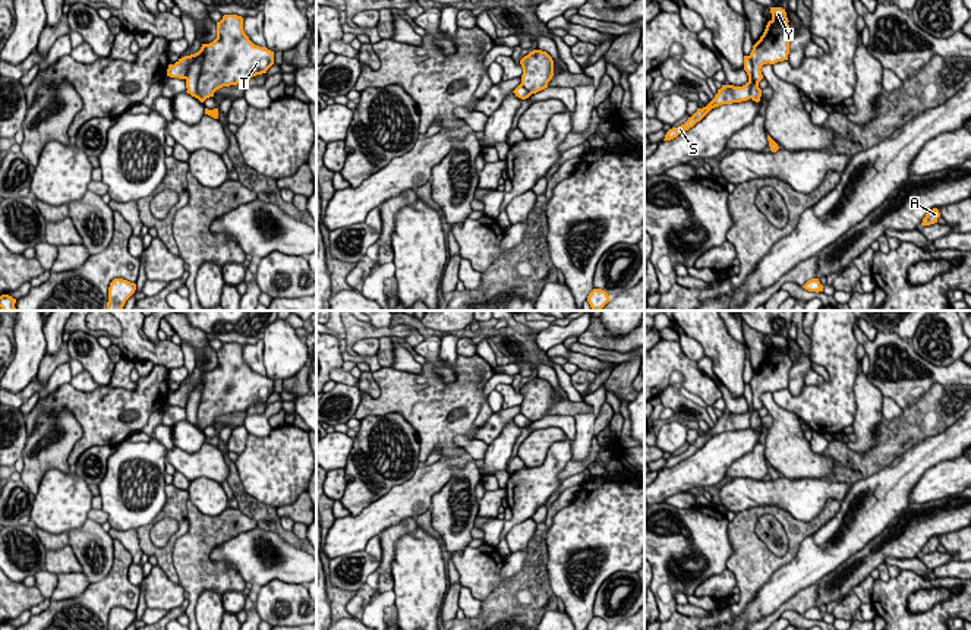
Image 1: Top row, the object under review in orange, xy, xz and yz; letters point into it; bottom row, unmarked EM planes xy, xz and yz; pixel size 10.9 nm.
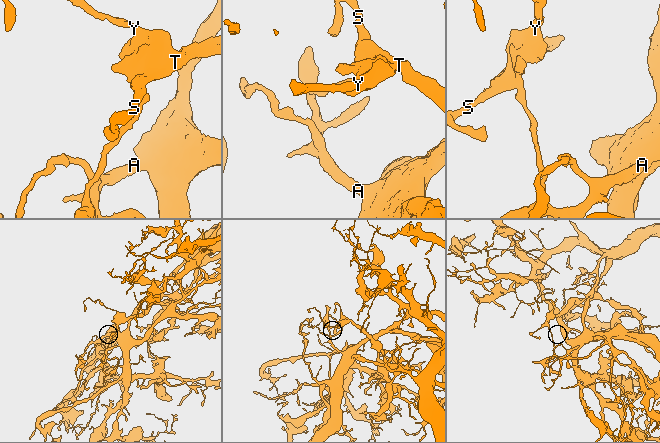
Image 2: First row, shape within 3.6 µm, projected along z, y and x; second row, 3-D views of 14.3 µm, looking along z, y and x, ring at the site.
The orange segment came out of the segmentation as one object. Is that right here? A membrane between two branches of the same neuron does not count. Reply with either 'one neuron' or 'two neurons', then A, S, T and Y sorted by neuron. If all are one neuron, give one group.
two neurons; A / S T Y

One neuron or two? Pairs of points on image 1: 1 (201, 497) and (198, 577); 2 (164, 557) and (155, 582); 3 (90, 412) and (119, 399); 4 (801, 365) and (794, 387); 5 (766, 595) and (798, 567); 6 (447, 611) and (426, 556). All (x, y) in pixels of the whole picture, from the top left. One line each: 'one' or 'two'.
1: two
2: two
3: one
4: one
5: one
6: two

